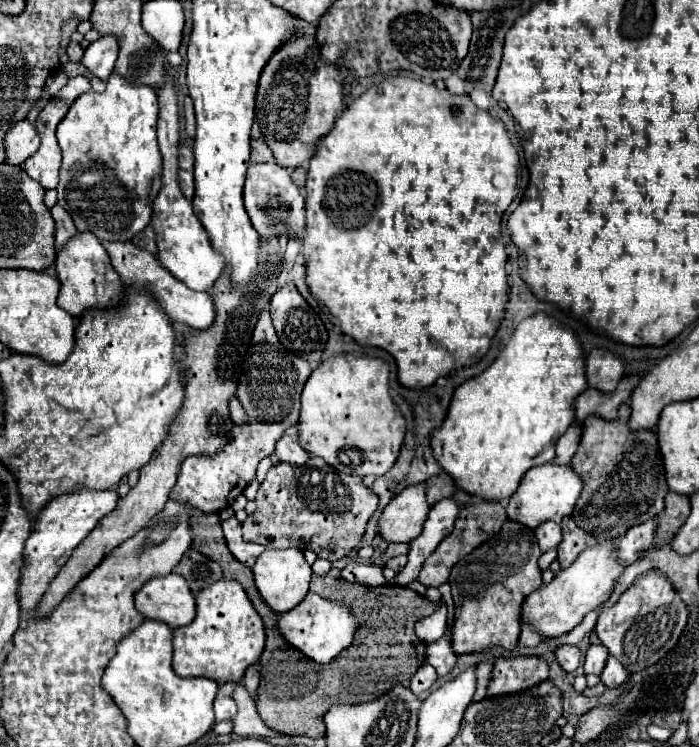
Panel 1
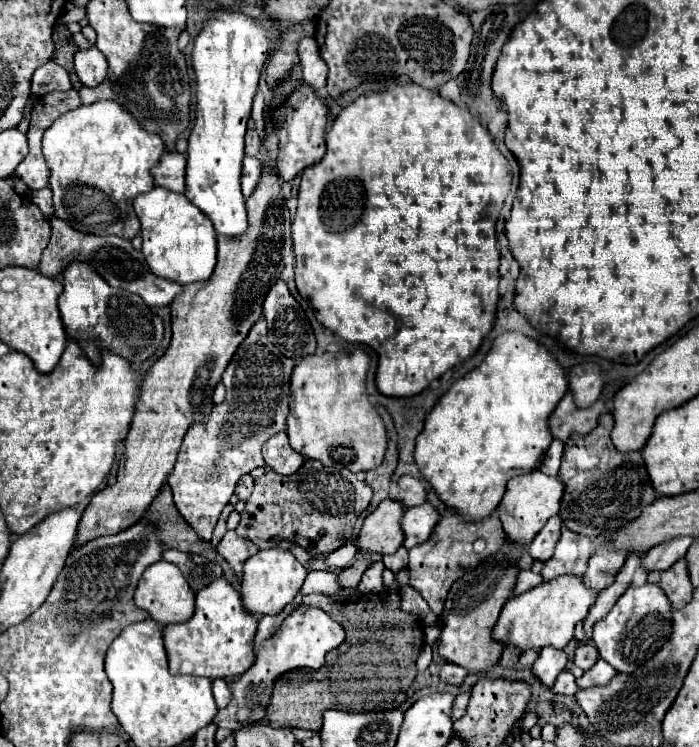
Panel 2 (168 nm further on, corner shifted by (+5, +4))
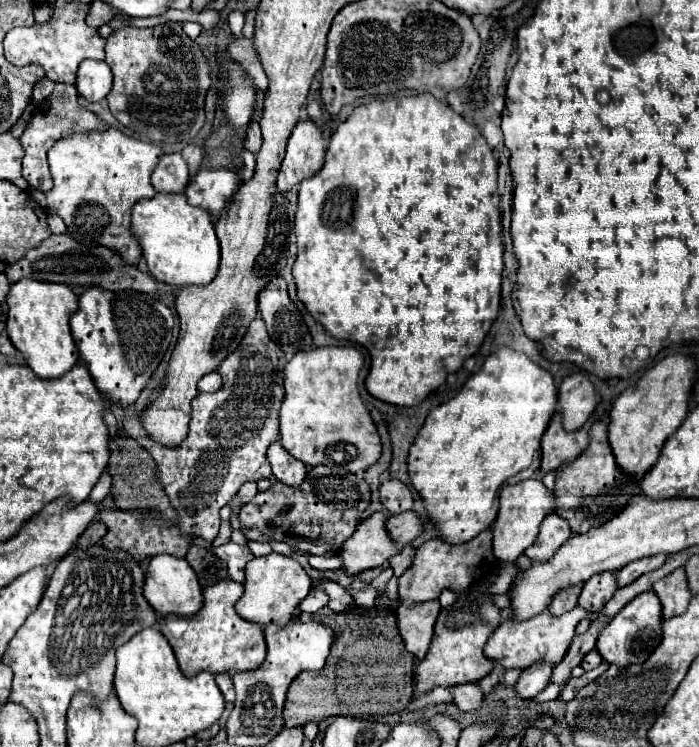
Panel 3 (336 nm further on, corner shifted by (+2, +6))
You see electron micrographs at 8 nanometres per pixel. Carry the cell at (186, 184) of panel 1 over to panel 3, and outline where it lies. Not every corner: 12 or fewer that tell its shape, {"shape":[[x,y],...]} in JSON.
{"shape":[[164,154],[152,172],[156,192],[184,192],[182,154]]}

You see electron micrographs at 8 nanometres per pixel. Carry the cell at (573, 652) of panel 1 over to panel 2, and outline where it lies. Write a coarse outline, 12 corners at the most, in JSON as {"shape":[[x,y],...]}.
{"shape":[[543,648],[533,664],[533,674],[551,688],[561,670],[567,654]]}

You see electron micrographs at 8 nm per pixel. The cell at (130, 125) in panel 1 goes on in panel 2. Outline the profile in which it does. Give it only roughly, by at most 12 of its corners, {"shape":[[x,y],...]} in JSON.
{"shape":[[113,100],[43,136],[55,216],[139,234],[163,140]]}

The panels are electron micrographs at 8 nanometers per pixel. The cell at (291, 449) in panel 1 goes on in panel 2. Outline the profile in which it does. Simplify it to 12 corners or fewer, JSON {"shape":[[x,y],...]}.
{"shape":[[285,432],[265,442],[263,458],[283,476],[295,474],[303,456],[289,446]]}

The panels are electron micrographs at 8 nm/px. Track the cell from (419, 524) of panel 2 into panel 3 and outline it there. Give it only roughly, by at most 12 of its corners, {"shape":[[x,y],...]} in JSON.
{"shape":[[414,510],[388,516],[386,528],[396,544],[412,544],[424,524]]}

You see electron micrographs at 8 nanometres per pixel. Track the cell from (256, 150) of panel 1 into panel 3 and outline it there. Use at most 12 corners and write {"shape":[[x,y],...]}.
{"shape":[[250,122],[246,128],[244,148],[258,152],[262,146],[260,126]]}

